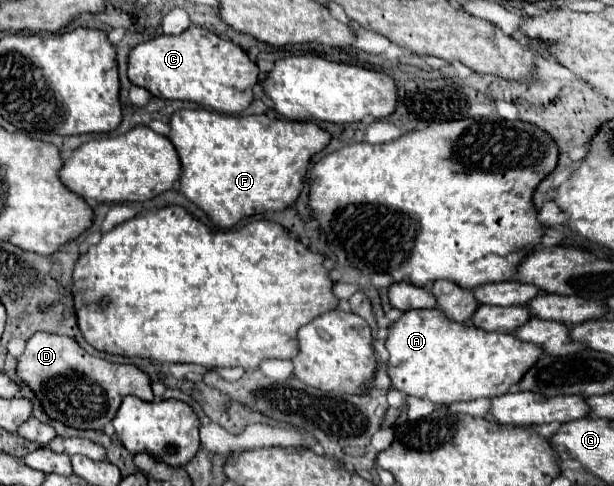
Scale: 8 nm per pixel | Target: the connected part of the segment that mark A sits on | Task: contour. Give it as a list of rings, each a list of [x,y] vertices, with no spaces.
[[[418,309],[418,311],[406,311],[402,319],[398,319],[392,327],[390,327],[390,335],[386,339],[386,349],[390,353],[390,361],[388,361],[388,375],[392,379],[392,389],[398,389],[400,393],[404,395],[414,395],[414,397],[420,397],[420,399],[430,399],[432,403],[436,405],[450,405],[450,403],[456,403],[456,401],[472,401],[472,399],[478,399],[478,397],[496,397],[496,395],[504,395],[508,393],[514,385],[518,385],[518,381],[524,377],[524,373],[542,357],[542,347],[536,347],[536,345],[530,345],[530,343],[524,343],[524,341],[518,341],[518,337],[514,337],[512,333],[488,333],[472,323],[456,323],[456,321],[450,321],[440,309]]]

